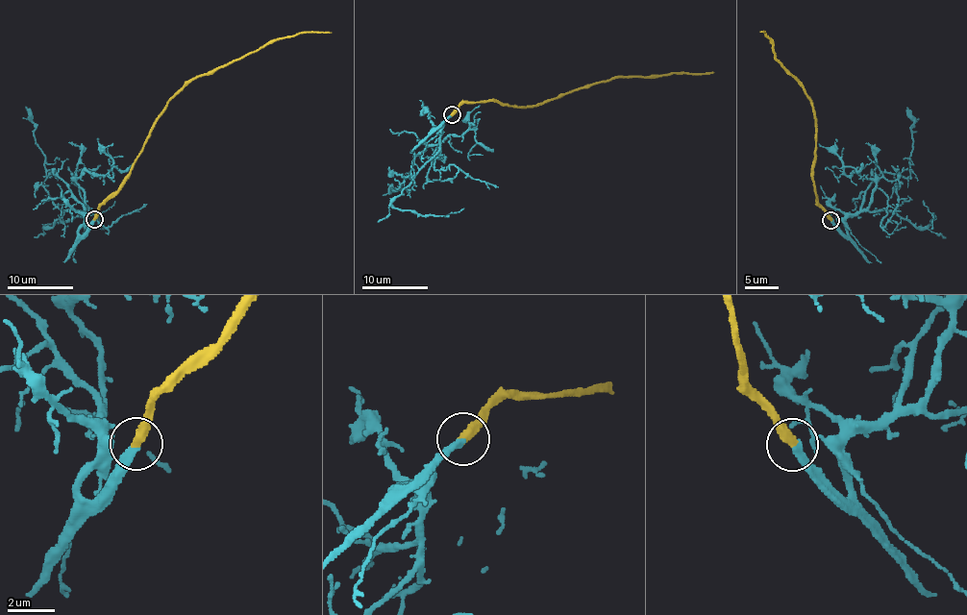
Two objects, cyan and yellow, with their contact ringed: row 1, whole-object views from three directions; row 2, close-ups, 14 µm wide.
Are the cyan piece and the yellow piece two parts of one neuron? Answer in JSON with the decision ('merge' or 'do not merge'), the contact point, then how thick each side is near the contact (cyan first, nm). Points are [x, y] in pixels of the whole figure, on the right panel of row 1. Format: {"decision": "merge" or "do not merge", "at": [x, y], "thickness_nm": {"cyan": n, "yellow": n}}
{"decision": "merge", "at": [830, 220], "thickness_nm": {"cyan": 320, "yellow": 400}}

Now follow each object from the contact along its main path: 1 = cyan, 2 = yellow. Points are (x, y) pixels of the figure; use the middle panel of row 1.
1: (452, 114), (433, 128), (439, 128), (438, 151), (392, 203), (396, 208), (423, 215), (446, 215), (464, 208)
2: (452, 114), (463, 104), (487, 100), (509, 106), (533, 106), (614, 77), (714, 72)

